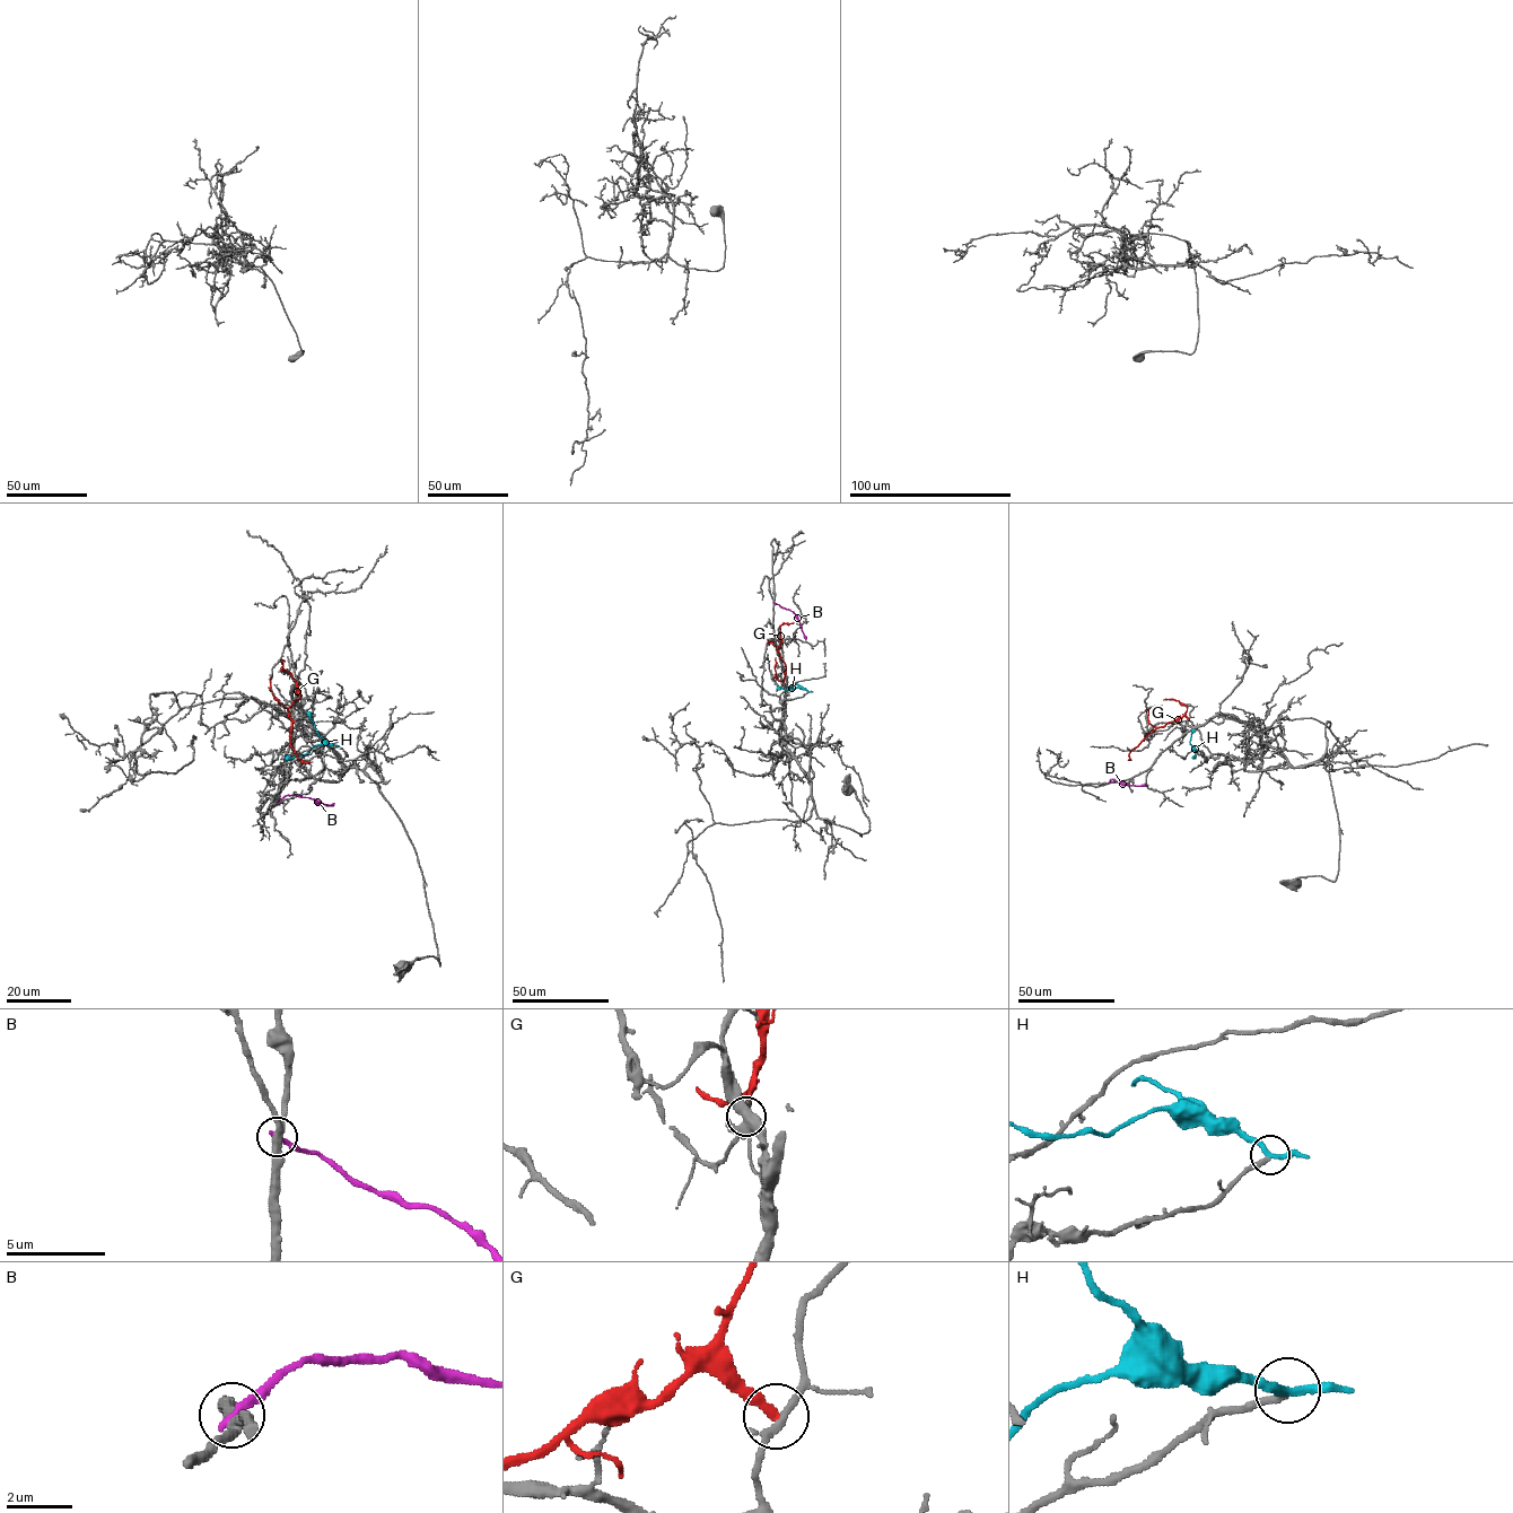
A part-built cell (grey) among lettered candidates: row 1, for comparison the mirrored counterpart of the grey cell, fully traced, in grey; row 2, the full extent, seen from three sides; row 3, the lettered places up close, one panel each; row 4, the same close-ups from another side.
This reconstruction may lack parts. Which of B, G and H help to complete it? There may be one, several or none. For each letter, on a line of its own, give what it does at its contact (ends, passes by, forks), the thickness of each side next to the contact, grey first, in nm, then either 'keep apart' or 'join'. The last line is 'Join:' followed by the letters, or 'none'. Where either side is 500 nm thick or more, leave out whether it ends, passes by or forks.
B: it ends | 320/300 nm | keep apart
G: it ends | 200/280 nm | keep apart
H: it passes by | 240/260 nm | keep apart
Join: none

